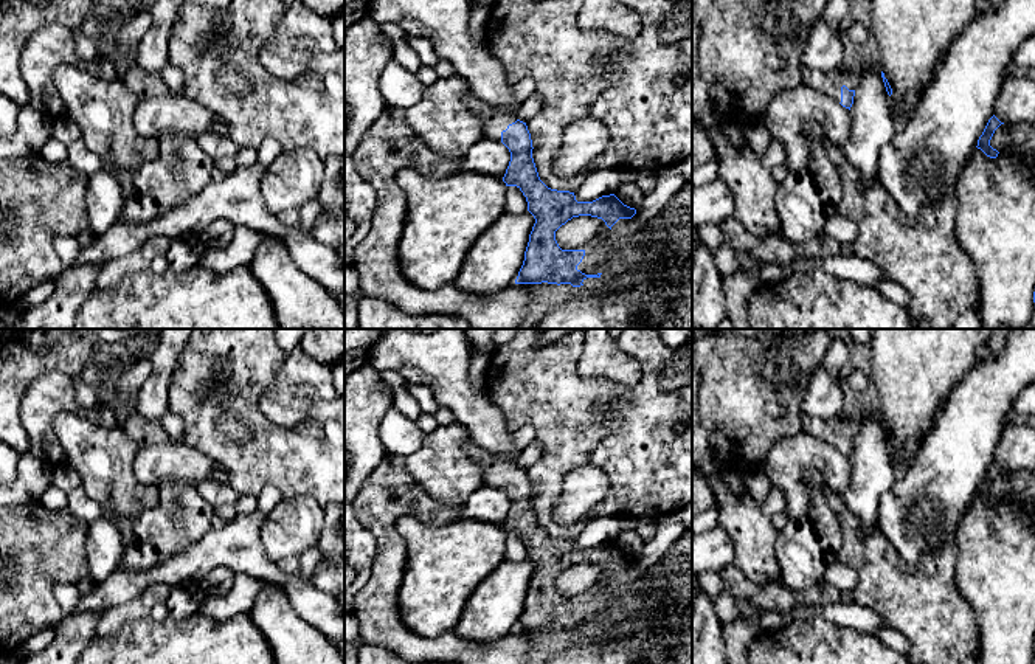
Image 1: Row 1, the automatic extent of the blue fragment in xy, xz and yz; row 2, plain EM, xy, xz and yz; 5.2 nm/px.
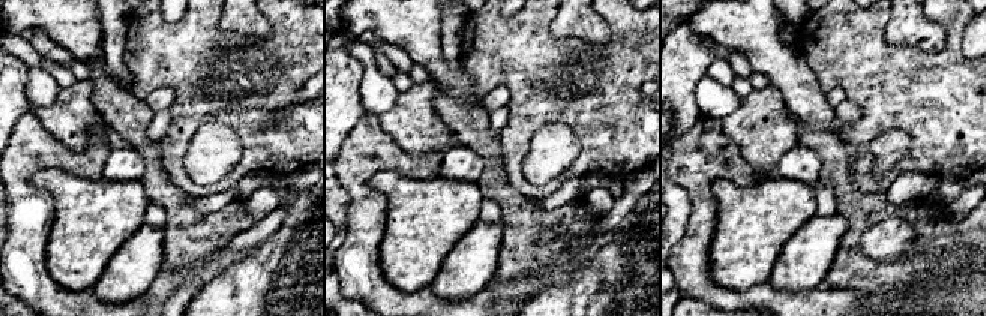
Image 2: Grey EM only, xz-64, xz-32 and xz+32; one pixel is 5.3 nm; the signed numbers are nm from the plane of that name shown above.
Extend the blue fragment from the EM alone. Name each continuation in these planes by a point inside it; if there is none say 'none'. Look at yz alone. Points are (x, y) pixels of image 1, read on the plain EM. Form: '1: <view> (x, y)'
1: yz (827, 430)

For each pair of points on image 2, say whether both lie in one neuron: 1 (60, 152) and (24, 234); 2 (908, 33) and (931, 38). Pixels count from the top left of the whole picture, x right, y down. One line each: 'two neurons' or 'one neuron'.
1: one neuron
2: one neuron

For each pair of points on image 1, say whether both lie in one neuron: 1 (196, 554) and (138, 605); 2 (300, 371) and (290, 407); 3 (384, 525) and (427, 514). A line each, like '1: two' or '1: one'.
1: two
2: one
3: one

